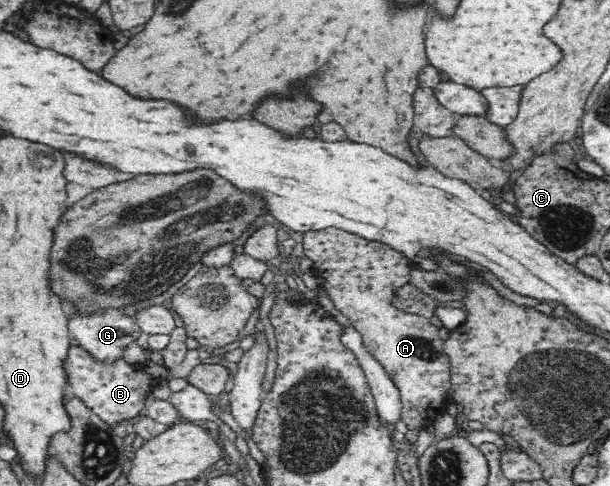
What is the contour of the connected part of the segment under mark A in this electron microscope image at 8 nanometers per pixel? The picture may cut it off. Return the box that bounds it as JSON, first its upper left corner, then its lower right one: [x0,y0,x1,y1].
[302,229,451,430]

